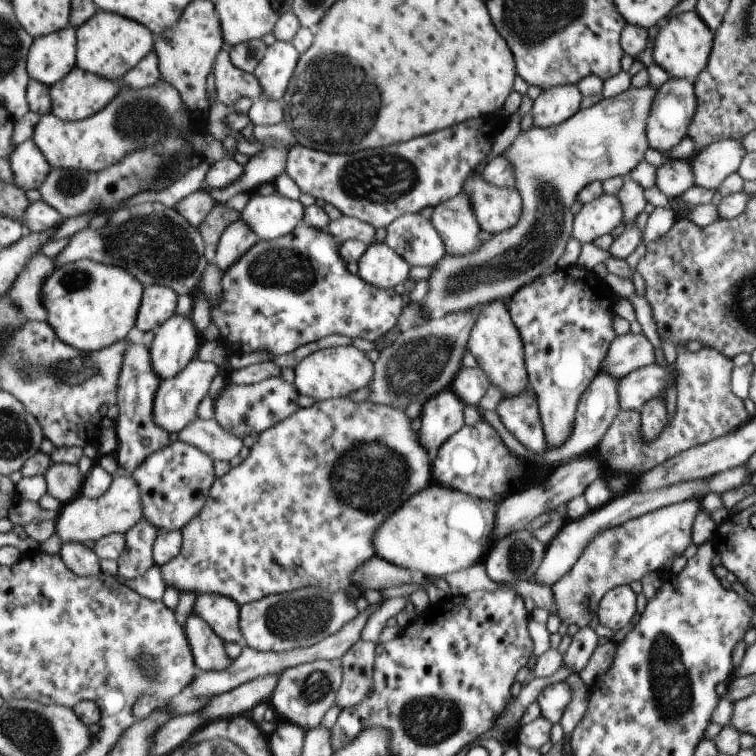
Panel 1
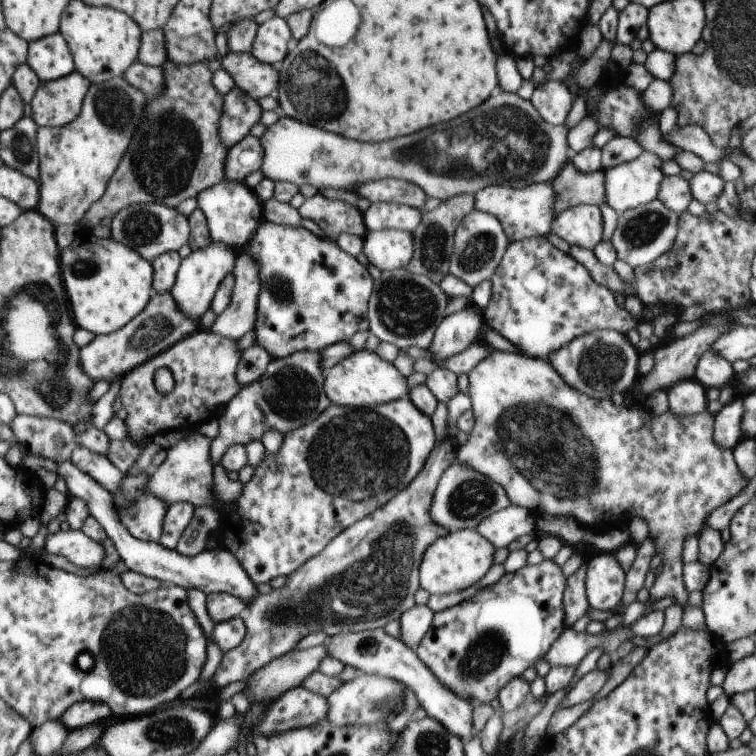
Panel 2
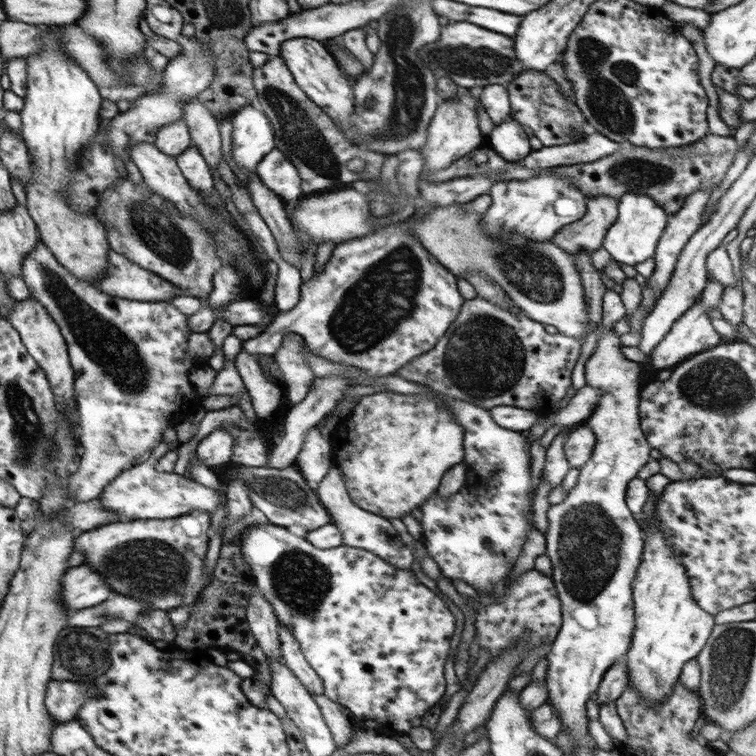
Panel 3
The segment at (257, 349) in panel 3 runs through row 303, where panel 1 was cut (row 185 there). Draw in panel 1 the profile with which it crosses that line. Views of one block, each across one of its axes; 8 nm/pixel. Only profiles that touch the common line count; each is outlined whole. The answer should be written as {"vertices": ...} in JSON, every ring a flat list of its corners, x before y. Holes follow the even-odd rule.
{"vertices":[[505,114,486,115,428,136,414,138,410,142,364,152,331,154,296,144,287,154,285,172,296,182,302,193,310,194,315,200,329,203,342,215,355,217,370,224,375,230,386,229,396,218,404,214,420,213,424,208,434,208,461,194,465,181,474,168,478,167,478,163,491,152,495,137,505,127,507,120]]}

